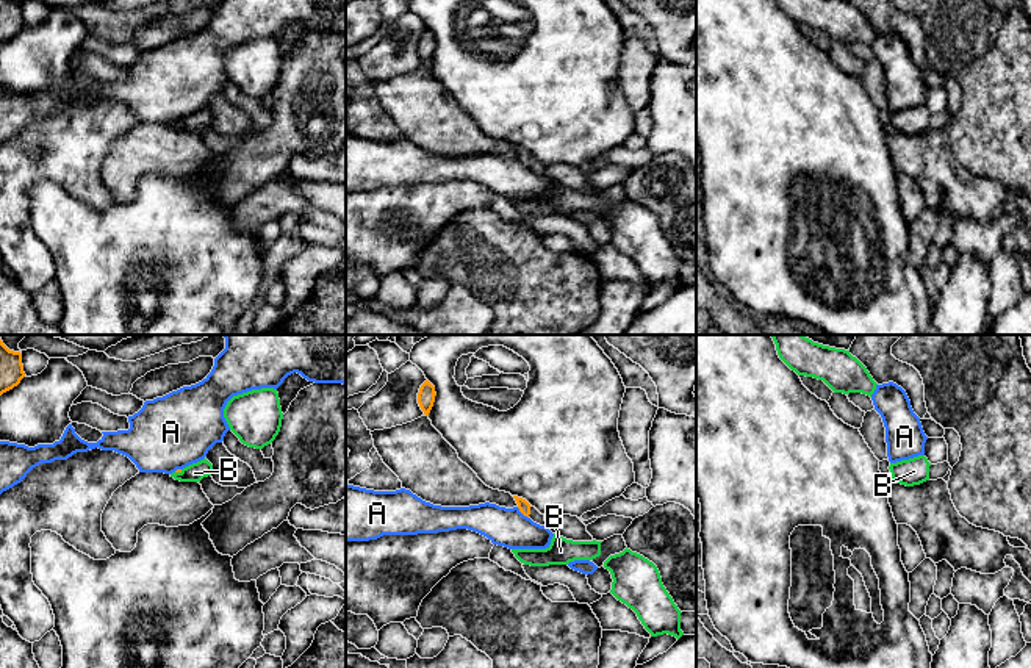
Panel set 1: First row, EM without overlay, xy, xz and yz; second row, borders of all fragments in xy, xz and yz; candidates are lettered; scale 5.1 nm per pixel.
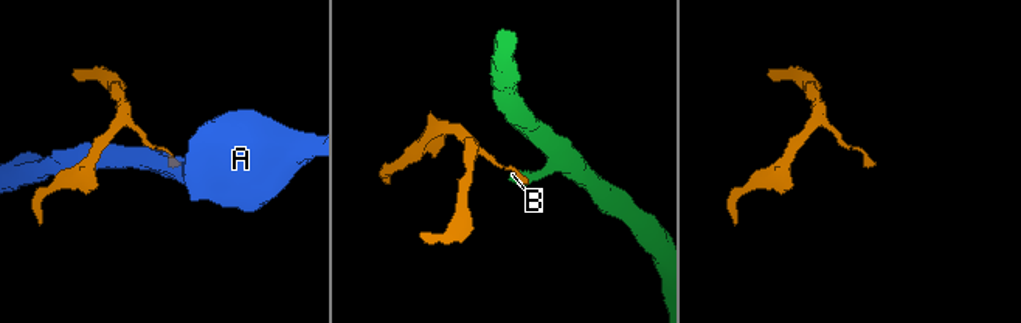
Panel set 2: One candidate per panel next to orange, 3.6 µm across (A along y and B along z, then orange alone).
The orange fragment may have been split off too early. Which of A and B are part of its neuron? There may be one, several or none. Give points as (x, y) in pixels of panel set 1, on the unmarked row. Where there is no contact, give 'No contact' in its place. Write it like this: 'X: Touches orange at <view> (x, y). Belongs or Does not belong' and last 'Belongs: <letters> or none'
A: Touches orange at xz (523, 163). Does not belong
B: Touches orange at xy (179, 121). Does not belong
Belongs: none

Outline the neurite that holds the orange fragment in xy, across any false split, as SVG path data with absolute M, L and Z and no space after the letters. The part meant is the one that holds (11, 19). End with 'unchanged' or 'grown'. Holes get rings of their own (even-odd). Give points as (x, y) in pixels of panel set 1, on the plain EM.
M0 0L0 45L17 36L23 27L22 3Z; unchanged

